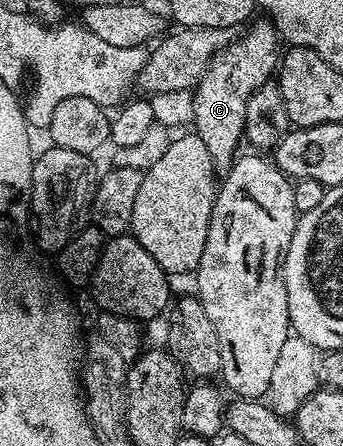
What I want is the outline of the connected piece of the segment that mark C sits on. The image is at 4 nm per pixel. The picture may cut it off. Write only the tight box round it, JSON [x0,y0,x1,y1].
[192,19,281,174]

